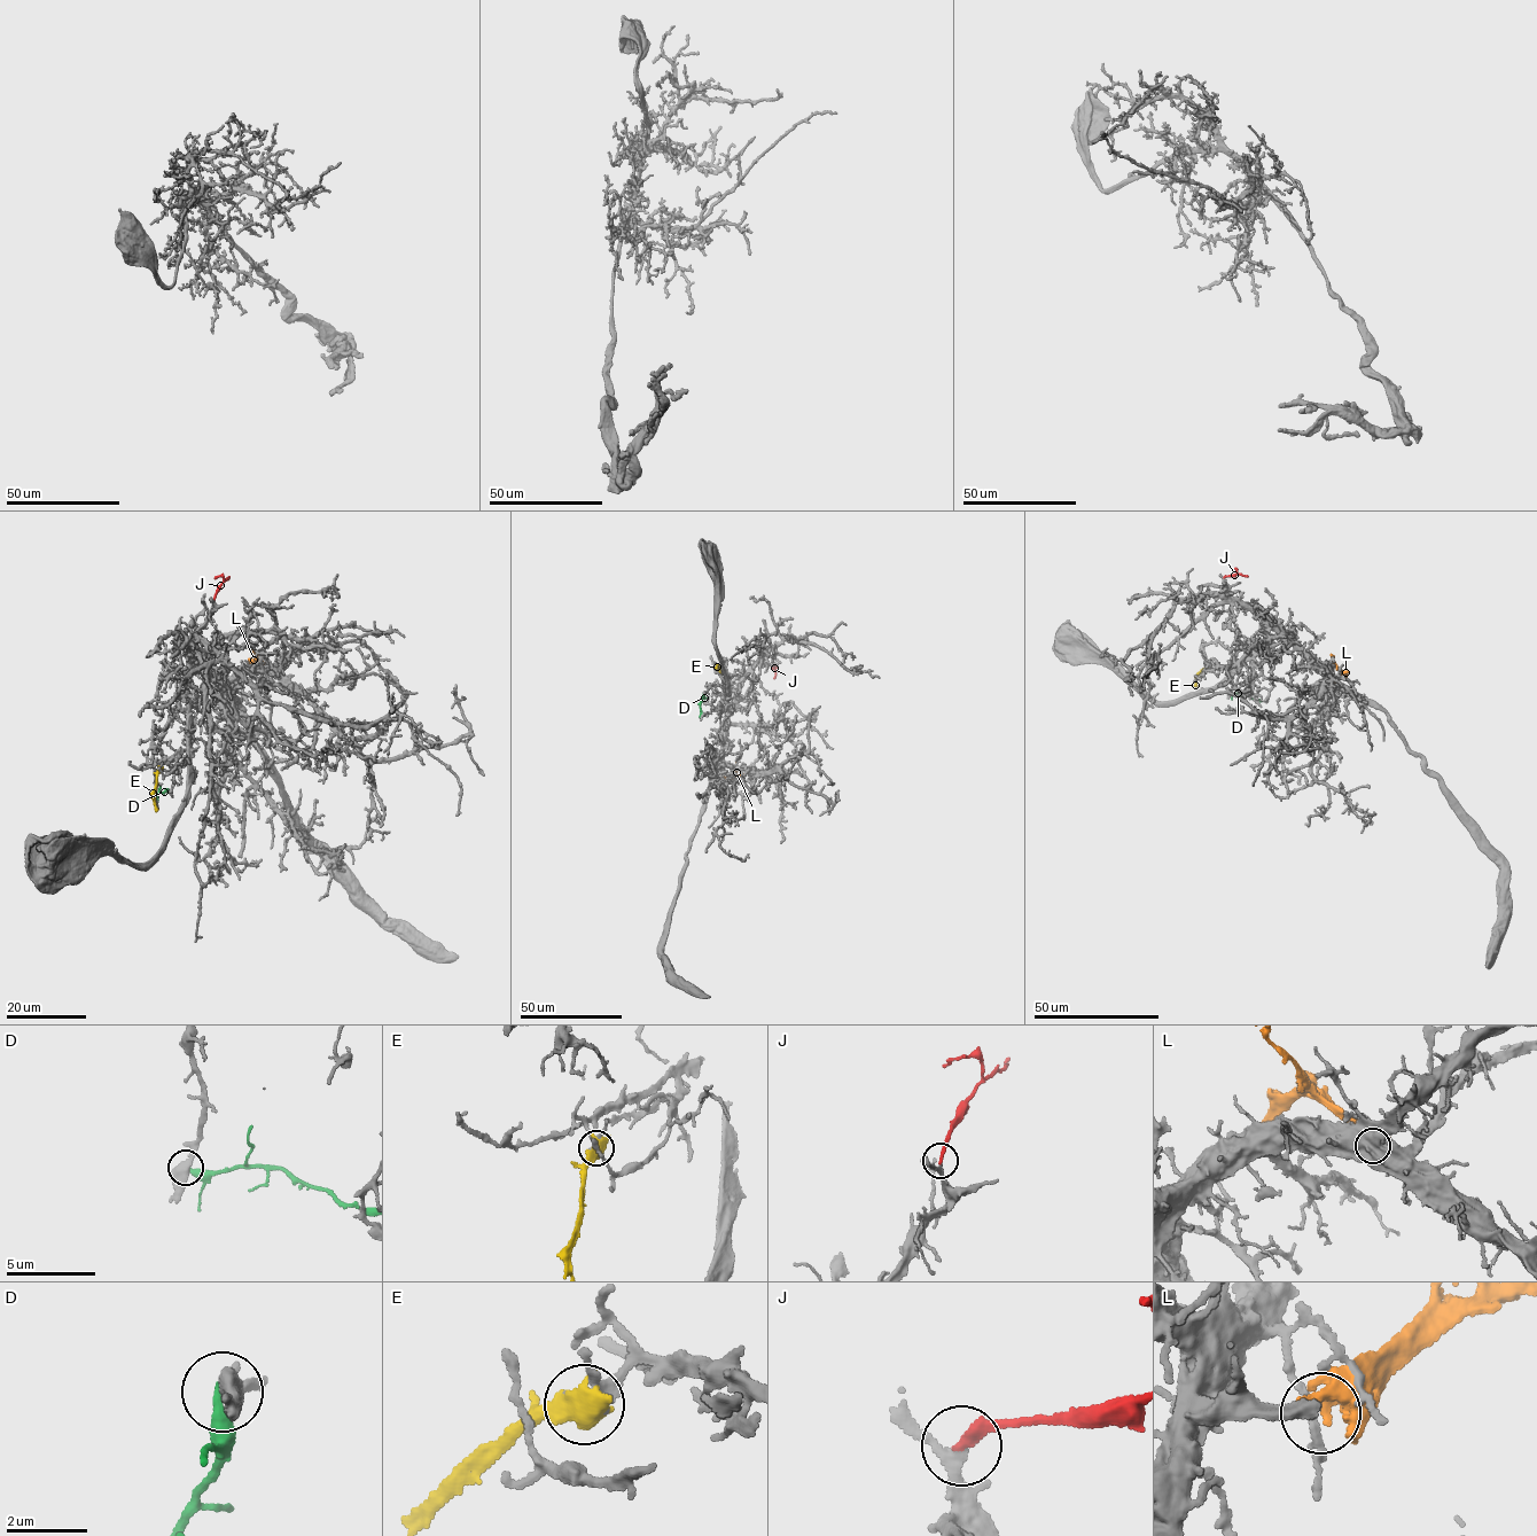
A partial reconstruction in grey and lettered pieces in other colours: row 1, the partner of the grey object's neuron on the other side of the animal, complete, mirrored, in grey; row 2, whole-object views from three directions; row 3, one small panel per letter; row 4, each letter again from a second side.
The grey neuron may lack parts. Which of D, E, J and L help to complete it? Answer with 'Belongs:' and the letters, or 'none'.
Belongs: J

